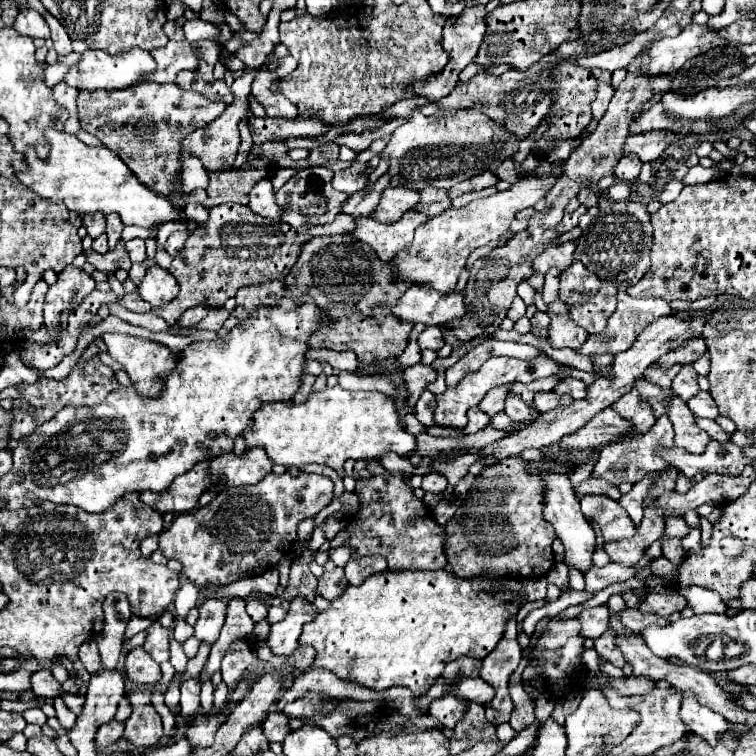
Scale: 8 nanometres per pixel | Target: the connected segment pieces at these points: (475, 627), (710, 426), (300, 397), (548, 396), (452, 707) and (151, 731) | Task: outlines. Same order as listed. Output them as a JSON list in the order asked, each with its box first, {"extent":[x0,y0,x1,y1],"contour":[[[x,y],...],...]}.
[{"extent":[300,569,520,697],"contour":[[[440,569],[440,571],[382,571],[382,573],[376,573],[376,575],[368,577],[362,585],[348,585],[348,589],[338,599],[334,599],[326,611],[320,611],[314,621],[310,621],[310,623],[304,625],[304,631],[302,631],[302,637],[300,637],[300,645],[312,647],[316,651],[314,661],[312,661],[312,665],[306,671],[312,671],[312,669],[328,669],[328,671],[336,673],[340,679],[344,679],[348,683],[356,683],[356,685],[368,687],[372,691],[386,691],[390,687],[406,687],[416,697],[426,695],[426,691],[430,689],[430,685],[442,675],[446,663],[450,663],[450,661],[454,661],[454,659],[458,659],[462,655],[474,657],[474,659],[484,659],[496,647],[496,643],[500,641],[500,637],[504,633],[506,621],[512,615],[518,613],[518,607],[508,605],[508,601],[512,601],[514,597],[520,595],[520,585],[518,585],[516,579],[508,579],[506,589],[504,591],[498,591],[498,593],[490,593],[488,587],[490,587],[490,579],[480,579],[480,577],[478,579],[460,579],[460,577],[452,575],[446,569]]]},{"extent":[696,419,730,441],"contour":[[[696,419],[696,425],[700,427],[700,429],[704,429],[712,439],[716,439],[716,441],[728,441],[730,439],[730,435],[728,433],[724,433],[720,427],[718,427],[718,423],[716,421],[712,421],[712,419]]]},{"extent":[292,375,314,403],"contour":[[[302,375],[302,379],[300,379],[300,387],[298,387],[298,391],[296,391],[296,395],[294,395],[294,399],[292,401],[296,401],[296,403],[302,403],[304,399],[308,399],[308,395],[310,395],[310,391],[312,391],[312,383],[314,383],[314,375]]]},{"extent":[534,391,572,413],"contour":[[[548,391],[548,393],[536,393],[534,397],[534,407],[538,413],[546,413],[554,407],[560,407],[560,405],[570,405],[572,403],[572,397],[568,395],[558,395],[554,391]]]},{"extent":[428,693,466,729],"contour":[[[446,693],[444,697],[434,699],[430,705],[432,705],[432,709],[428,707],[428,715],[438,719],[444,727],[454,729],[454,725],[462,719],[466,701],[462,697],[458,697],[458,695],[454,695],[454,693]]]},{"extent":[122,685,162,749],"contour":[[[146,685],[144,689],[136,689],[126,695],[132,705],[132,715],[124,721],[122,739],[130,741],[138,749],[150,749],[162,737],[162,719],[152,705],[154,687],[156,685]]]}]

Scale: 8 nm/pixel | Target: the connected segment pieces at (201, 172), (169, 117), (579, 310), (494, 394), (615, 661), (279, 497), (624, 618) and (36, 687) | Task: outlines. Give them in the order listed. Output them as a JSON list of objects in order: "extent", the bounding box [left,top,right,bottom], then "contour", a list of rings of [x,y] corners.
[{"extent":[182,153,208,193],"contour":[[[184,153],[182,183],[184,183],[184,193],[190,193],[198,187],[202,187],[202,189],[208,187],[208,171],[202,167],[202,163],[198,159],[192,159],[190,153]]]},{"extent":[78,83,226,193],"contour":[[[138,83],[120,91],[80,91],[78,119],[84,131],[96,135],[104,147],[112,149],[128,169],[156,193],[174,189],[174,173],[178,171],[180,141],[192,131],[212,123],[226,111],[226,103],[210,101],[196,91],[184,91],[176,83]]]},{"extent":[570,281,618,335],"contour":[[[602,281],[602,287],[598,293],[588,297],[588,301],[582,301],[580,305],[570,307],[570,317],[576,325],[584,327],[590,335],[602,333],[606,327],[608,317],[614,313],[618,301],[618,281]]]},{"extent":[478,391,504,415],"contour":[[[488,391],[478,407],[488,415],[496,415],[496,413],[500,413],[504,409],[504,399],[498,399],[498,397],[500,397],[498,391]]]},{"extent":[594,629,626,667],"contour":[[[610,629],[604,631],[598,639],[594,639],[594,649],[598,651],[600,657],[604,657],[606,661],[610,661],[612,665],[616,665],[616,667],[624,667],[626,665],[622,653],[614,645],[614,637],[612,637],[612,631]]]},{"extent":[158,473,334,585],"contour":[[[268,473],[258,485],[228,489],[218,493],[208,507],[176,515],[172,527],[158,535],[160,551],[168,559],[178,559],[186,577],[196,585],[200,585],[202,579],[212,579],[212,585],[228,585],[244,577],[262,575],[276,567],[286,547],[292,547],[296,525],[306,517],[314,517],[332,501],[332,489],[334,483],[322,475],[302,473],[292,477],[290,473]]]},{"extent":[618,607,668,633],"contour":[[[626,607],[624,611],[618,613],[618,619],[634,633],[640,633],[646,625],[650,623],[658,623],[658,625],[666,625],[668,621],[662,619],[662,617],[656,617],[656,615],[650,615],[650,613],[640,613],[638,609],[632,609],[632,607]]]},{"extent":[30,669,62,699],"contour":[[[40,669],[36,671],[32,677],[30,677],[30,683],[32,683],[32,691],[38,695],[38,697],[44,697],[44,699],[54,699],[60,695],[62,687],[60,683],[52,677],[50,669]]]}]

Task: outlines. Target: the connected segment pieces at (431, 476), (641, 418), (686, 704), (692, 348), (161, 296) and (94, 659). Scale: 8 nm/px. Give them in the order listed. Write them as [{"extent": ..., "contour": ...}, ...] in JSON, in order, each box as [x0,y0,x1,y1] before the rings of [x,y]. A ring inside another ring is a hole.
[{"extent":[422,473,448,493],"contour":[[[426,473],[424,475],[424,483],[422,483],[422,489],[428,491],[428,493],[444,493],[444,489],[448,487],[448,481],[444,477],[440,477],[438,473]]]},{"extent":[612,389,656,433],"contour":[[[636,389],[620,397],[620,401],[612,403],[612,409],[624,419],[632,421],[632,433],[646,433],[656,423],[652,407],[640,399]]]},{"extent":[680,693,728,745],"contour":[[[682,693],[680,719],[684,721],[690,733],[702,737],[708,745],[716,745],[728,731],[728,721],[712,709],[700,705],[694,693]]]},{"extent":[652,337,706,367],"contour":[[[702,337],[698,339],[688,339],[684,345],[680,345],[678,349],[674,351],[668,351],[668,355],[660,357],[656,363],[652,365],[658,365],[658,367],[670,367],[674,363],[680,363],[680,365],[688,365],[688,363],[694,363],[702,353],[706,351],[706,343]]]},{"extent":[138,265,178,307],"contour":[[[154,265],[146,271],[142,283],[138,285],[138,293],[152,307],[160,307],[178,295],[178,283],[166,269]]]},{"extent":[82,641,100,673],"contour":[[[88,641],[86,645],[94,645],[94,647],[82,647],[84,651],[84,667],[88,673],[96,673],[100,669],[100,655],[98,655],[98,647],[96,641]]]}]

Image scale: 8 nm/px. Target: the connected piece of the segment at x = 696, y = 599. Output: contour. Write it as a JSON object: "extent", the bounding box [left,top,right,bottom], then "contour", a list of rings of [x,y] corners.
{"extent":[684,587,726,613],"contour":[[[692,587],[684,591],[684,597],[688,597],[688,605],[694,609],[694,613],[726,613],[726,603],[712,591],[704,591],[700,587]]]}

